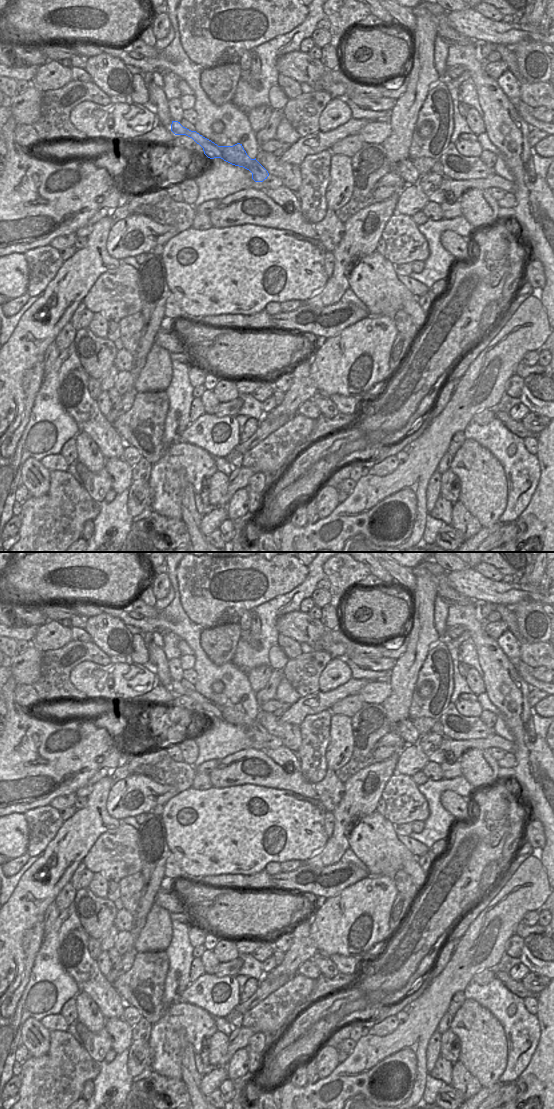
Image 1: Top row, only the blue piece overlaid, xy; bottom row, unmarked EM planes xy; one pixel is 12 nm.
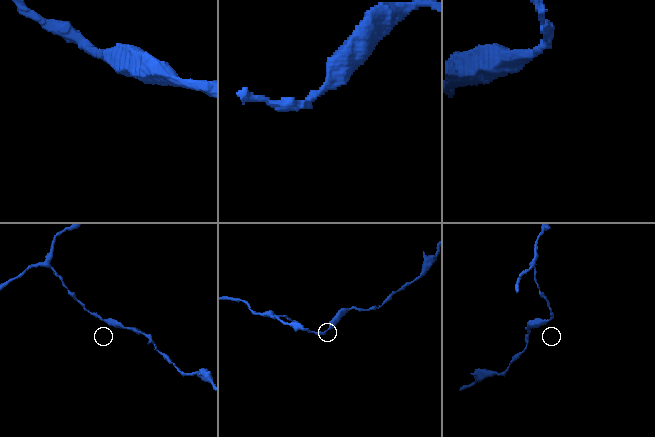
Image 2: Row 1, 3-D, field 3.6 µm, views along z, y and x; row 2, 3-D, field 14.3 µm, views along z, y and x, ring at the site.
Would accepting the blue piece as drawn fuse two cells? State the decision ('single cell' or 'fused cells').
single cell

